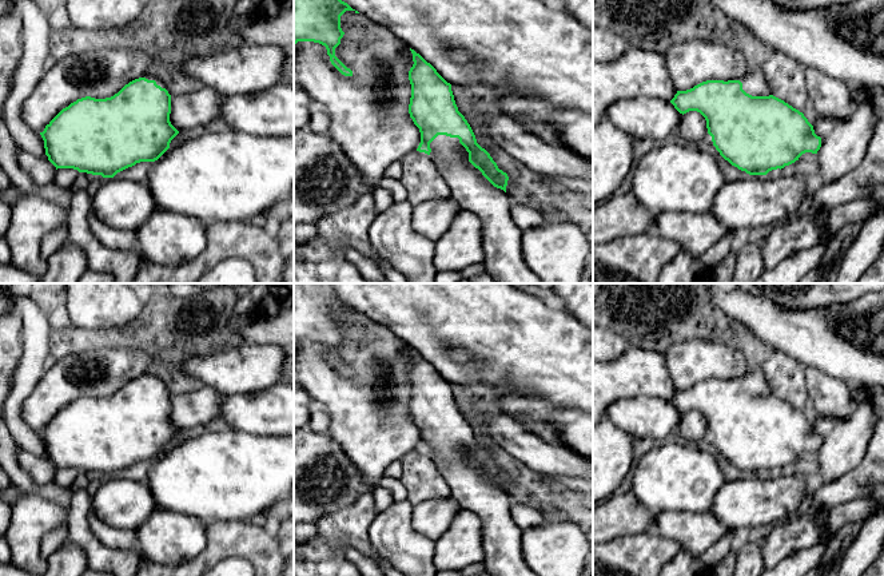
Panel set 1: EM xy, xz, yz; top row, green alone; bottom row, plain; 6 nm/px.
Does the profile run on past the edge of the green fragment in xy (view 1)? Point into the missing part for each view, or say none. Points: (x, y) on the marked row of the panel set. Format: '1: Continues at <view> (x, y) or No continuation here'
1: Continues at xy (159, 82)

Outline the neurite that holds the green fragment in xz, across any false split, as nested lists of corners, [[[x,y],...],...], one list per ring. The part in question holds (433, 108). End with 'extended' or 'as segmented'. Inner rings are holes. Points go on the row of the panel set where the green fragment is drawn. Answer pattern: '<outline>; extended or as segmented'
[[[411,49],[413,67],[409,71],[411,98],[409,114],[419,128],[421,143],[417,148],[427,154],[438,172],[450,187],[451,199],[462,210],[473,212],[482,223],[482,242],[485,250],[485,269],[497,283],[541,283],[539,278],[530,270],[522,255],[522,230],[511,219],[511,196],[506,192],[509,176],[498,168],[490,154],[482,148],[475,135],[458,111],[447,83],[437,69],[419,53]]]; extended

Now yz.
[[[758,69],[737,80],[706,80],[690,90],[677,91],[670,100],[680,114],[700,112],[720,155],[749,175],[766,175],[799,160],[805,152],[817,154],[821,138],[803,112],[773,96]]]; extended

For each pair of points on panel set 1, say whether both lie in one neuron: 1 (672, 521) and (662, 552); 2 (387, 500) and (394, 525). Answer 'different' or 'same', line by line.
1: different
2: different

